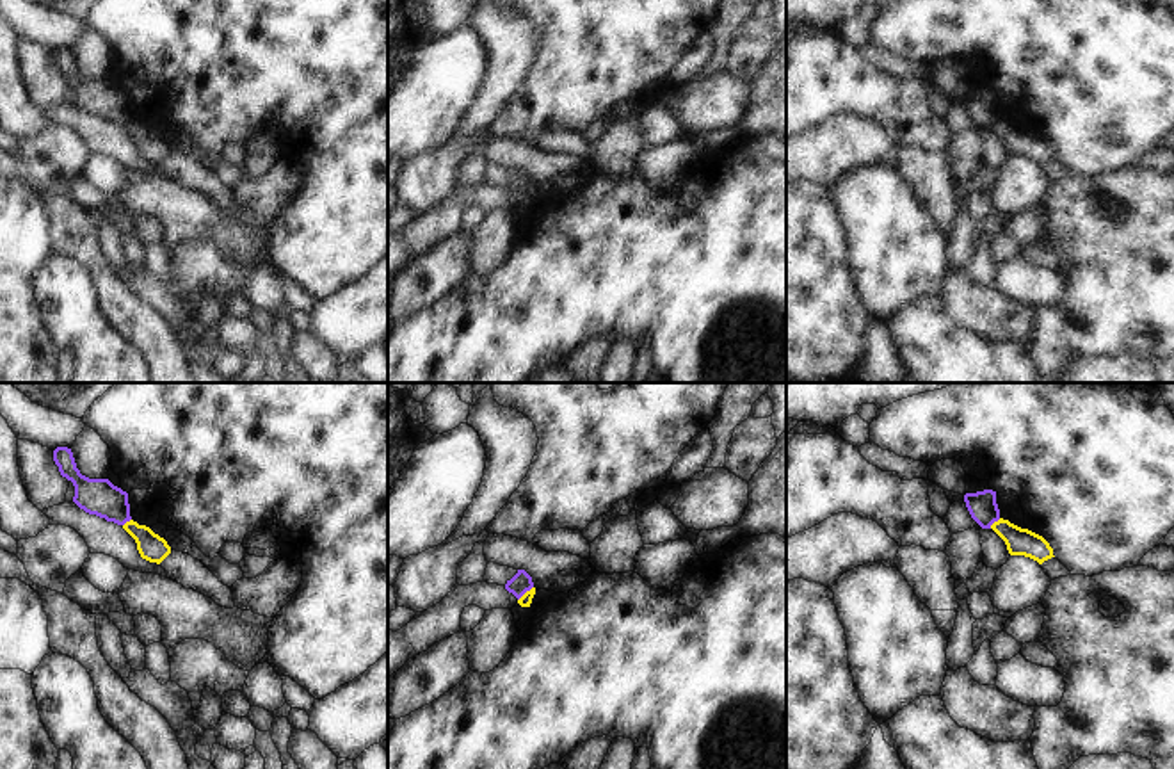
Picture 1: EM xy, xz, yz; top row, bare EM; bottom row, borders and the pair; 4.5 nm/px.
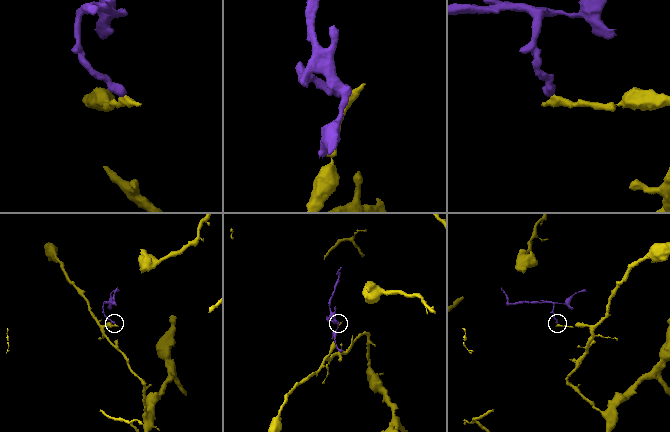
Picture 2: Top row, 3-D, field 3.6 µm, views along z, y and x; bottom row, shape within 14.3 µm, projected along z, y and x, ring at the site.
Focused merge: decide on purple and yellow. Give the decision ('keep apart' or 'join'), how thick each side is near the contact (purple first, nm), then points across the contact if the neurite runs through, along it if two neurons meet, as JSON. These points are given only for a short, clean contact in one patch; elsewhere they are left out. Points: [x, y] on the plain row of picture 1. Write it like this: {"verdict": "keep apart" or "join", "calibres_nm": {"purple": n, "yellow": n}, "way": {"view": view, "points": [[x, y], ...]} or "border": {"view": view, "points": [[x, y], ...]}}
{"verdict": "keep apart", "calibres_nm": {"purple": 90, "yellow": 60}, "border": {"view": "xz", "points": [[532, 187], [518, 202]]}}

